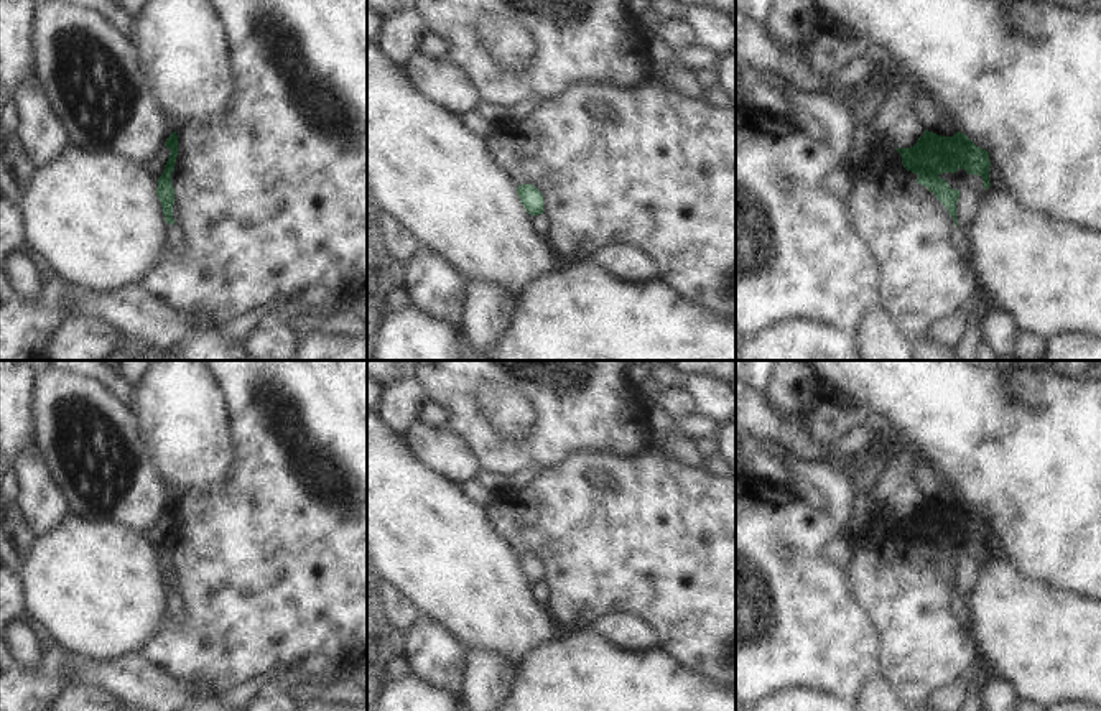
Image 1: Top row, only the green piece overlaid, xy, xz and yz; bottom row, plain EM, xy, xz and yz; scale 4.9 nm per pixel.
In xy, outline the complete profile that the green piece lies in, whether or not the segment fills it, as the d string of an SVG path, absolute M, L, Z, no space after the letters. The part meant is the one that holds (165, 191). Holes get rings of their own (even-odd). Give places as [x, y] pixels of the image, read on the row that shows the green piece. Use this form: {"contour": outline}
{"contour": "M173 132L166 138L165 146L170 150L170 156L168 156L168 161L165 165L161 176L158 178L156 196L160 199L161 211L163 211L165 222L166 222L166 227L165 227L166 242L174 250L181 250L183 249L181 232L174 225L174 219L173 219L174 189L173 189L173 183L171 183L171 173L174 171L174 161L178 156L178 135L176 135L176 132Z"}

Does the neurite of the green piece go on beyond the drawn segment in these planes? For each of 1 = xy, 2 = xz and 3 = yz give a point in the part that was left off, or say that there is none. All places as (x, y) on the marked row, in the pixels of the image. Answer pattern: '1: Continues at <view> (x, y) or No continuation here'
1: Continues at xy (171, 232)
2: No continuation here
3: No continuation here

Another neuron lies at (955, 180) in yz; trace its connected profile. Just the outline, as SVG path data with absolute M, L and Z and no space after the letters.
M958 168L956 173L943 173L938 174L941 179L945 179L951 189L958 189L961 188L963 183L968 183L974 188L979 189L979 193L983 194L986 189L983 188L983 178L978 174L968 174L964 170Z

